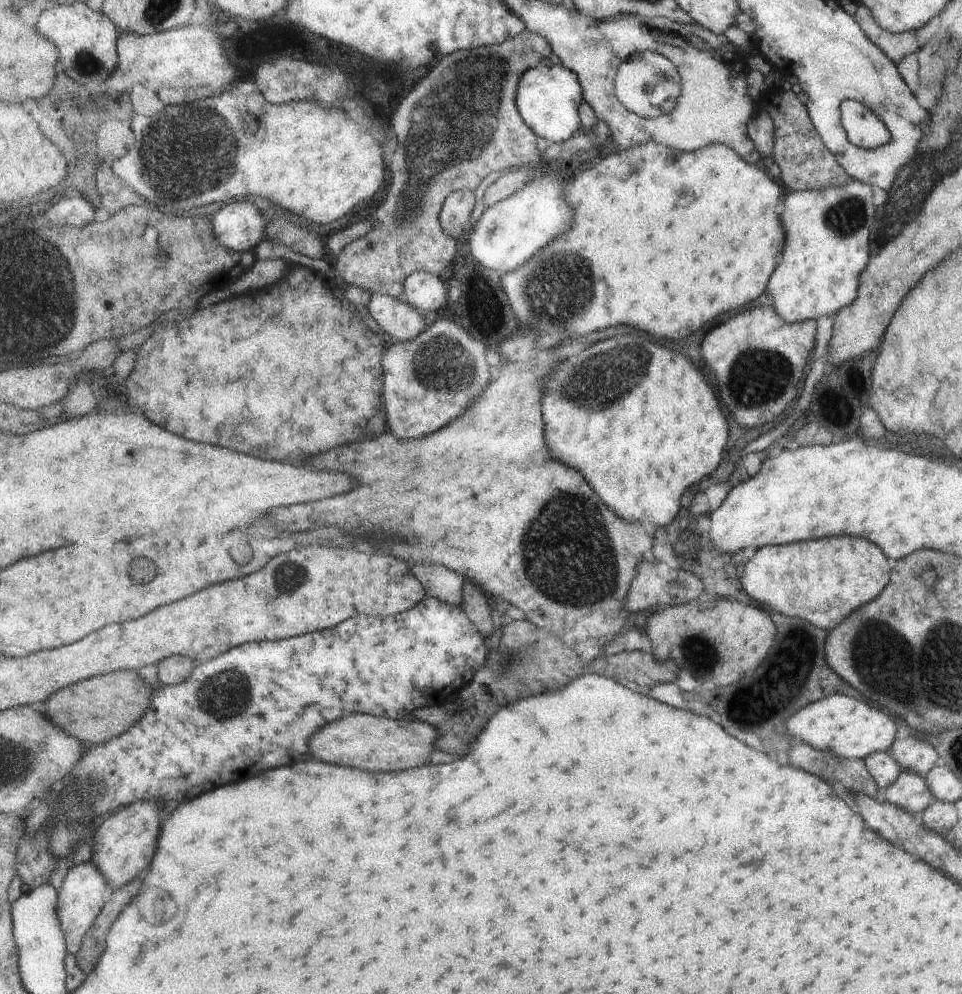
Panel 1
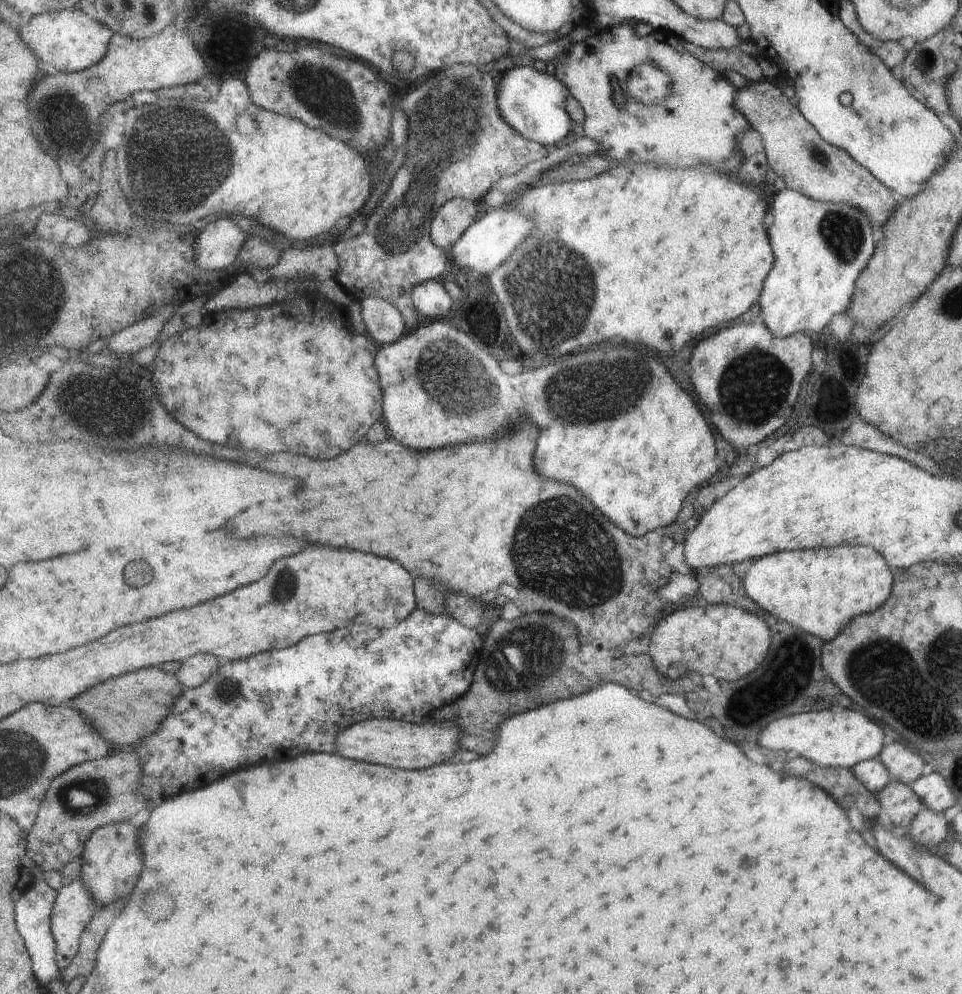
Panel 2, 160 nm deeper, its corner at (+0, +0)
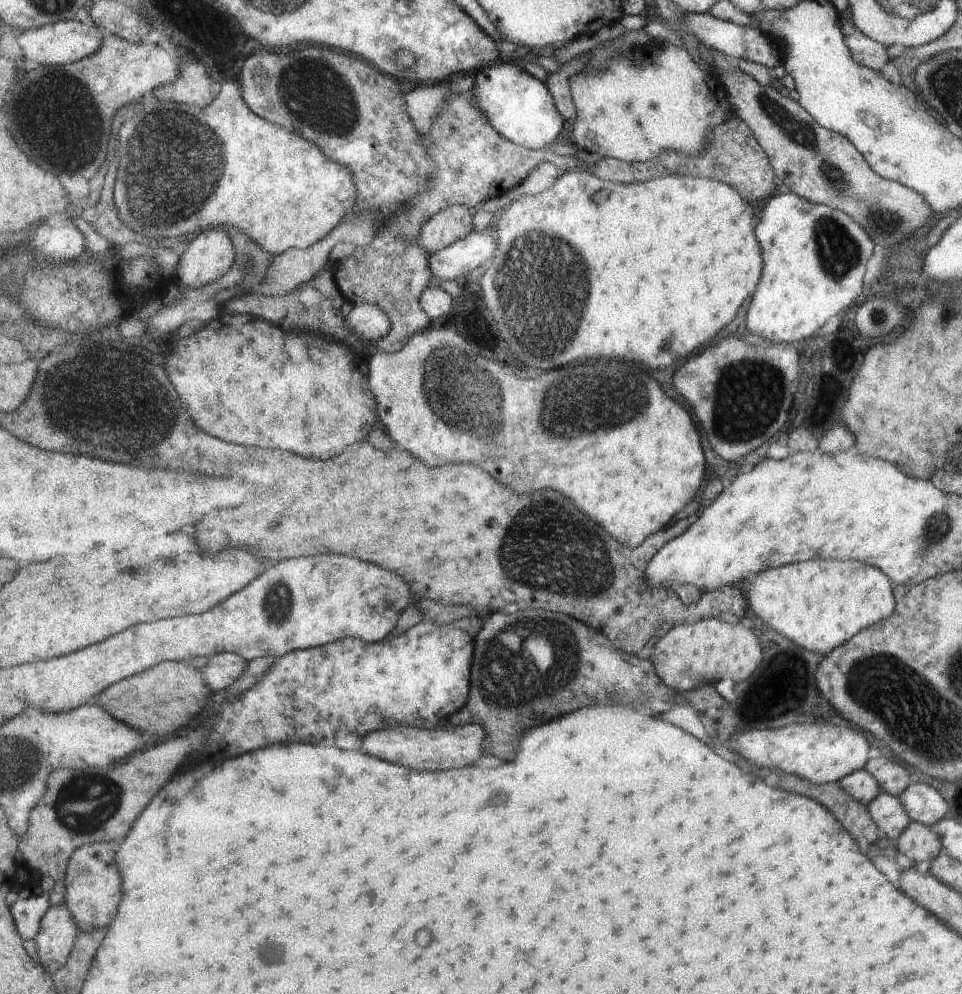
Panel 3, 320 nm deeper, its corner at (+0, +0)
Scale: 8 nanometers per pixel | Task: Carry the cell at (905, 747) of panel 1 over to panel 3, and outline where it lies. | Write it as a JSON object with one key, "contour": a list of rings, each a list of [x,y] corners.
{"contour":[[[879,755],[867,759],[863,769],[875,779],[879,793],[898,797],[908,786],[909,776],[905,768],[891,762],[889,758]]]}

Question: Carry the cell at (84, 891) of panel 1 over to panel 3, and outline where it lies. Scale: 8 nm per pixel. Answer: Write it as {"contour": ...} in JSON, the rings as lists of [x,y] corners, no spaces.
{"contour":[[[65,901],[49,909],[43,917],[39,934],[34,938],[37,946],[37,960],[49,974],[58,973],[67,964],[79,934],[79,927]]]}

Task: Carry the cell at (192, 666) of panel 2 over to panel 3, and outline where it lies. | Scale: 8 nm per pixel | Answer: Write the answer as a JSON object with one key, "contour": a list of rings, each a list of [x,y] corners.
{"contour":[[[219,653],[210,657],[201,668],[204,679],[213,691],[223,693],[232,687],[248,669],[248,661],[235,653]]]}

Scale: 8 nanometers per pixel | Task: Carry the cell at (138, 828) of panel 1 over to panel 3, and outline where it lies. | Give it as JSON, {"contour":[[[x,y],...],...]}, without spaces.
{"contour":[[[93,843],[77,849],[69,861],[65,878],[66,906],[76,920],[80,934],[90,933],[97,929],[109,928],[117,916],[123,901],[122,874],[116,860],[118,844]]]}

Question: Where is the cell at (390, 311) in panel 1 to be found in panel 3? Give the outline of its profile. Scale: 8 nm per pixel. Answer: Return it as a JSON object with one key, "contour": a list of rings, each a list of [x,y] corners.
{"contour":[[[370,304],[354,305],[345,317],[346,327],[363,339],[376,345],[392,332],[389,315],[379,306]]]}

